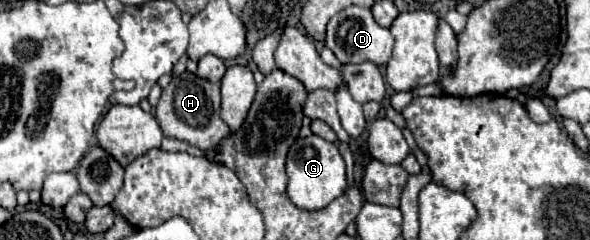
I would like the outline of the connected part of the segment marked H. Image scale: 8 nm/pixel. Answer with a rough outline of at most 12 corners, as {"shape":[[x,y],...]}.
{"shape":[[191,72],[163,90],[165,136],[207,154],[231,134],[213,112],[211,82]]}

